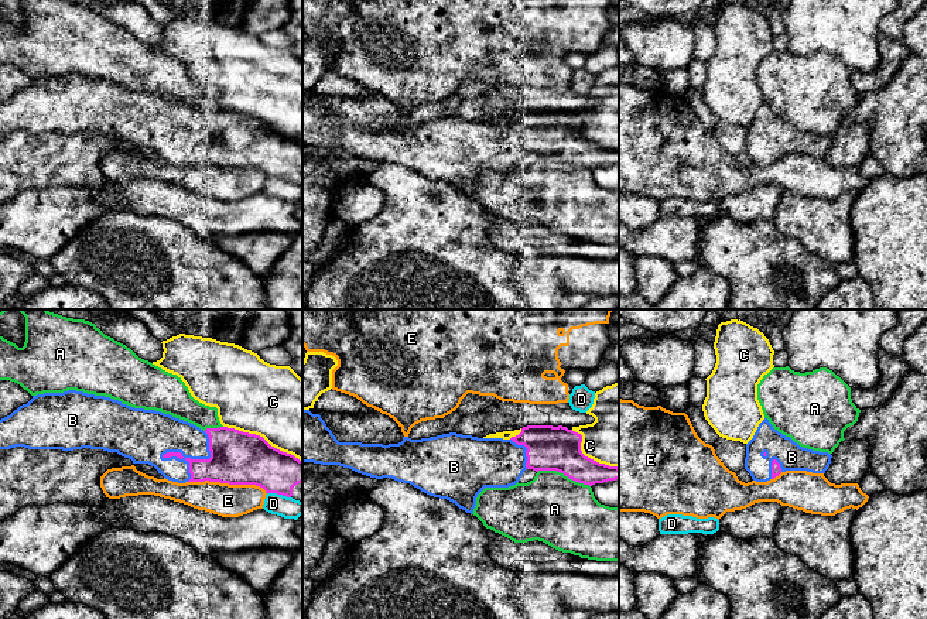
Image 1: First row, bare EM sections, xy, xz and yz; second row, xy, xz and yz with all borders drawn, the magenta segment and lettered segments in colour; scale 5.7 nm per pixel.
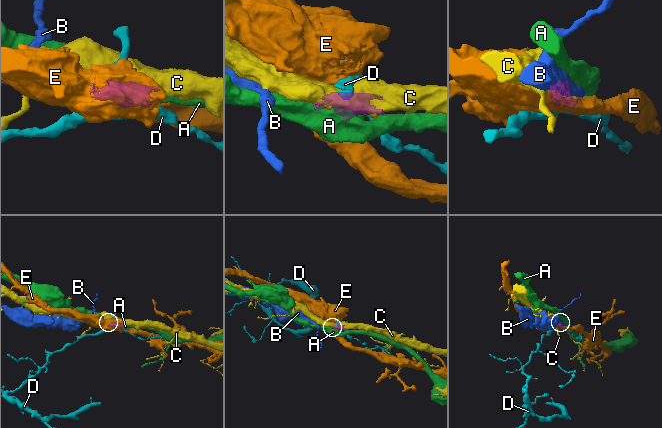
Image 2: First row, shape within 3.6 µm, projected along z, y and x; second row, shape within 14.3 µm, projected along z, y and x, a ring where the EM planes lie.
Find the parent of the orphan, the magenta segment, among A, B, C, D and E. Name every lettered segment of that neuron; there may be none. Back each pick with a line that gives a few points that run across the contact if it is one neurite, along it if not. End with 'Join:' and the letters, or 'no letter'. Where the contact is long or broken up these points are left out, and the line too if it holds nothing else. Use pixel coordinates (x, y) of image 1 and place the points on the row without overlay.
Join: B

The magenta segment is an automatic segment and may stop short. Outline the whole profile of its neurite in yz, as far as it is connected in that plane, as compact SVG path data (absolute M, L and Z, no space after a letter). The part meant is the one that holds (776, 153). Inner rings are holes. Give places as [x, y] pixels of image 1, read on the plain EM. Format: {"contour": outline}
{"contour": "M764 102L746 127L745 153L756 165L767 165L786 154L825 157L832 138L800 130Z"}

